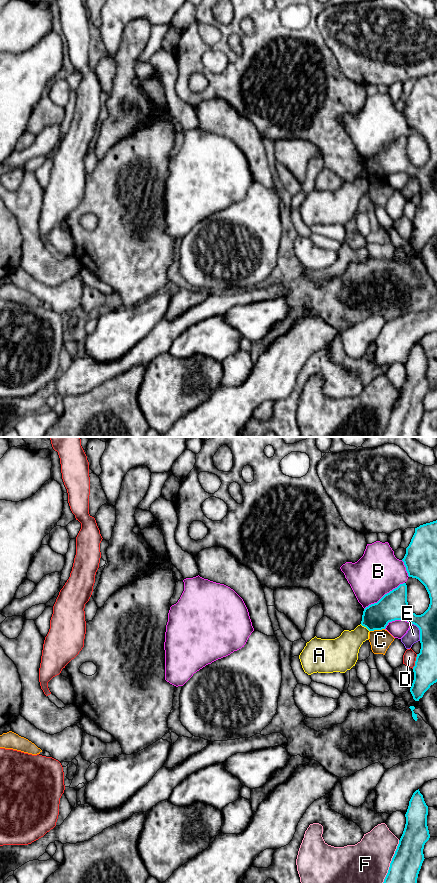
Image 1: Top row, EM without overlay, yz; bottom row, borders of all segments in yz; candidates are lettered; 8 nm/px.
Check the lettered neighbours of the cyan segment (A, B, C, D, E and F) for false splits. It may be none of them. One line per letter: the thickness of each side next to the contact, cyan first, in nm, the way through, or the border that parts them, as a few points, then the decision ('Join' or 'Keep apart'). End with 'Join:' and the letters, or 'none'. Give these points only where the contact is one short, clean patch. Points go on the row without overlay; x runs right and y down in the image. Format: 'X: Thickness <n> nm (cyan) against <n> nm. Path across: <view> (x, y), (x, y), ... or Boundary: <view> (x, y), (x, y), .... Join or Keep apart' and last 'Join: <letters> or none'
A: Thickness 220 nm (cyan) against 220 nm. Boundary: yz (360, 176), (369, 183). Keep apart
B: Thickness 220 nm (cyan) against 360 nm. Keep apart
C: Thickness 220 nm (cyan) against 170 nm. Keep apart
D: Thickness 190 nm (cyan) against 110 nm. Keep apart
E: Thickness 180 nm (cyan) against 120 nm. Keep apart
F: Thickness 260 nm (cyan) against 400 nm. Keep apart
Join: none

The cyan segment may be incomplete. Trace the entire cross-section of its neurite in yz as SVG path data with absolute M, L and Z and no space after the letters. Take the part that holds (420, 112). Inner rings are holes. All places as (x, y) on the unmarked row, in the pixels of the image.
M437 72L415 80L402 113L408 128L418 131L425 138L430 150L428 161L421 167L412 164L407 154L407 137L403 135L385 146L377 155L366 159L361 177L374 183L385 181L389 174L405 172L419 180L421 201L413 219L414 232L410 240L413 251L419 253L430 238L437 234Z

